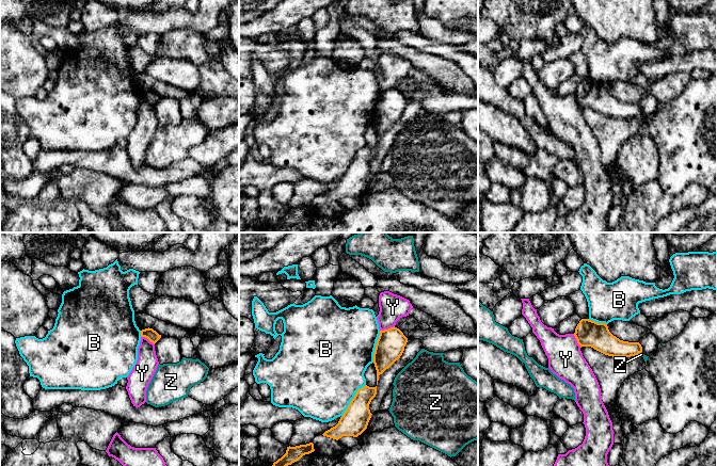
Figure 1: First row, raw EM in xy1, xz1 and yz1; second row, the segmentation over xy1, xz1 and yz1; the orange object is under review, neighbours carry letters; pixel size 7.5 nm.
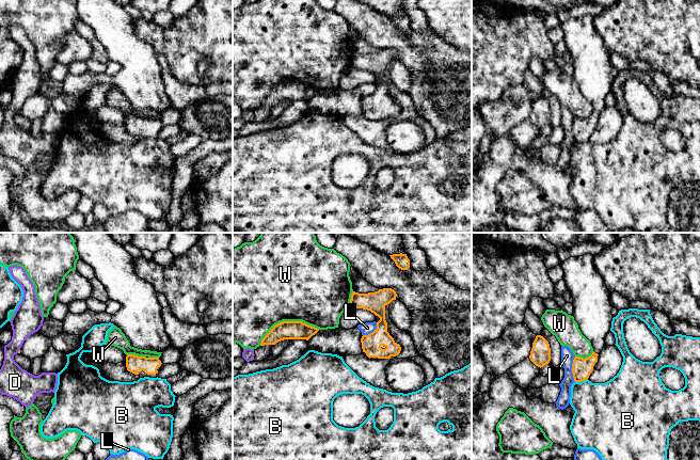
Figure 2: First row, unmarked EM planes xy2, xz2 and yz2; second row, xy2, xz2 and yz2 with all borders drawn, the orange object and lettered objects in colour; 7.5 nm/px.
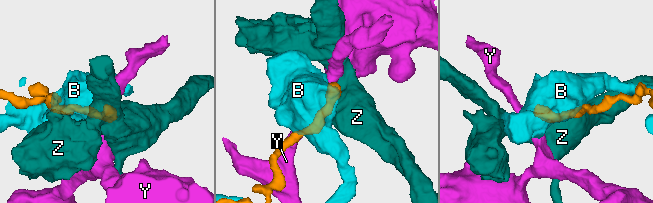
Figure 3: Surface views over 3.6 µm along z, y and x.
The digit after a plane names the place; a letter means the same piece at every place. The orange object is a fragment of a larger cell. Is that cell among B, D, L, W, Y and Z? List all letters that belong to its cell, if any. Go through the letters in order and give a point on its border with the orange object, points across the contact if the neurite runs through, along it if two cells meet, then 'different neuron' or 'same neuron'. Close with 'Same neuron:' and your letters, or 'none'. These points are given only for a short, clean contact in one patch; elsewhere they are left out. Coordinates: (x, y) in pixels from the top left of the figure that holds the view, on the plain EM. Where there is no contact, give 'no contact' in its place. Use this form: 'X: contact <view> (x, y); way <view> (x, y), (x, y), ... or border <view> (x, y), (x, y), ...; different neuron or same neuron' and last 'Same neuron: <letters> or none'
B: contact xz1 (351, 161); different neuron
D: contact xy2 (18, 112); border xy2 (19, 110), (17, 113); different neuron
L: contact yz2 (572, 130); different neuron
W: contact xz2 (287, 82); different neuron
Y: contact xz1 (386, 91); border xz1 (394, 86), (380, 92); different neuron
Z: contact yz1 (639, 113); border yz1 (641, 112), (637, 115); different neuron
Same neuron: none

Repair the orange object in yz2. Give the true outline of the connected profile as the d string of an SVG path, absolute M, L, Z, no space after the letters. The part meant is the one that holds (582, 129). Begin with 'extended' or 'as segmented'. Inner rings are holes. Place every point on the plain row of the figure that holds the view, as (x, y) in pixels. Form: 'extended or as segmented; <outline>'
extended; M585 15L561 23L563 41L573 59L573 78L582 95L590 101L593 113L583 120L575 117L572 134L575 143L588 141L603 111L612 82L610 52L595 31L594 17Z

